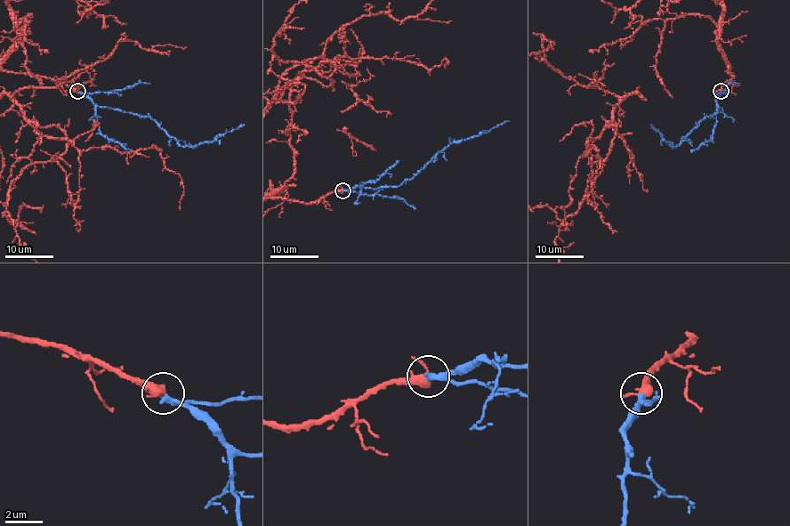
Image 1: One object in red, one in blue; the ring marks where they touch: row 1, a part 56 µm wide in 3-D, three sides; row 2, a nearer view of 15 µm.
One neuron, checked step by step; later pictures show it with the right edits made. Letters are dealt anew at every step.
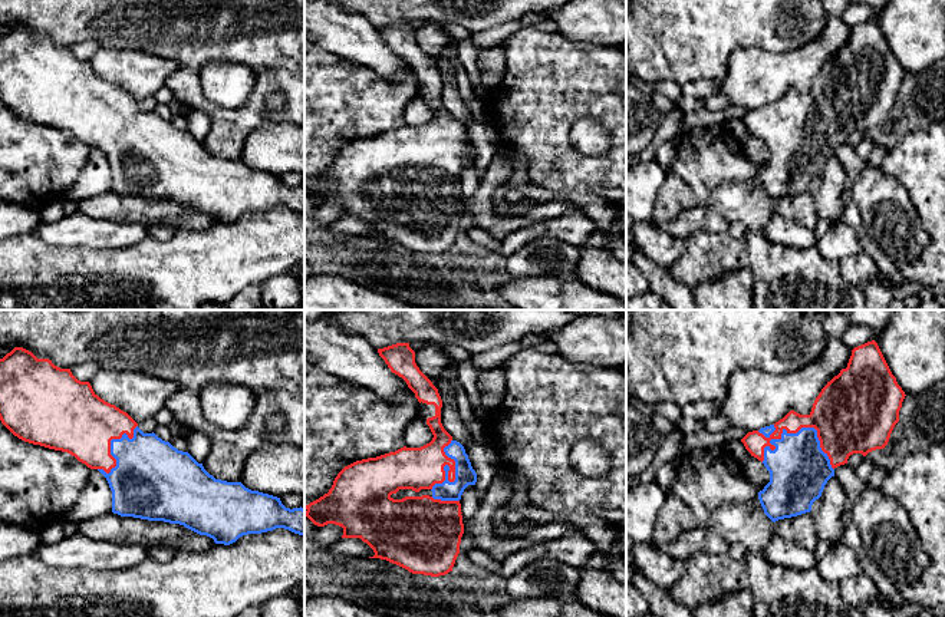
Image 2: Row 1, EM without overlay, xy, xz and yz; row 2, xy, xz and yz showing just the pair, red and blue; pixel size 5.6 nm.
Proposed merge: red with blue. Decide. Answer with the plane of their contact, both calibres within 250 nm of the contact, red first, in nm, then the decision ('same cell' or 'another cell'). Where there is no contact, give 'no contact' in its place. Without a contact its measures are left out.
meets red in yz; 400 nm thick on the red side, 340 nm on the other; same cell

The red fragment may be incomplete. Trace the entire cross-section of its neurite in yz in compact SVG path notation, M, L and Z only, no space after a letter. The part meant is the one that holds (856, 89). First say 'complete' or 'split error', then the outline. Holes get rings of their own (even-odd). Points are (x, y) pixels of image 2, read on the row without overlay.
split error; M872 19L852 29L847 46L827 60L809 93L790 89L774 103L748 110L741 121L770 151L770 161L758 171L764 192L776 201L810 191L834 148L847 142L850 133L866 135L888 123L905 75Z

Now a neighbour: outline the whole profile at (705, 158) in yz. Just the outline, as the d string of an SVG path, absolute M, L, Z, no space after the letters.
M727 126L697 128L676 141L676 155L655 199L652 220L658 224L669 222L685 209L709 204L712 192L721 184L751 181L754 175L755 169L745 156L744 146Z

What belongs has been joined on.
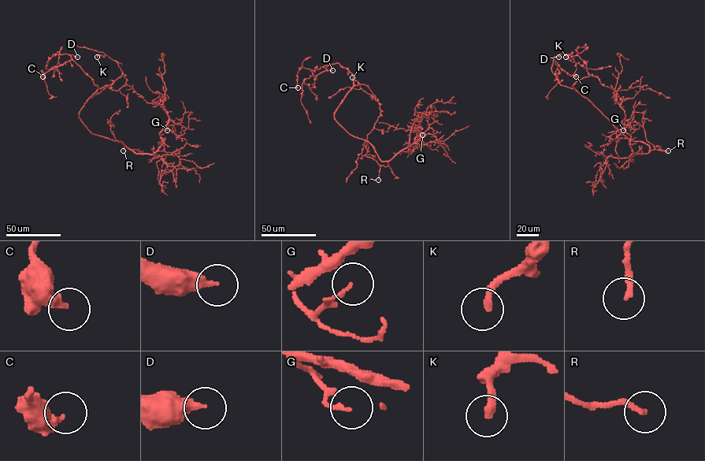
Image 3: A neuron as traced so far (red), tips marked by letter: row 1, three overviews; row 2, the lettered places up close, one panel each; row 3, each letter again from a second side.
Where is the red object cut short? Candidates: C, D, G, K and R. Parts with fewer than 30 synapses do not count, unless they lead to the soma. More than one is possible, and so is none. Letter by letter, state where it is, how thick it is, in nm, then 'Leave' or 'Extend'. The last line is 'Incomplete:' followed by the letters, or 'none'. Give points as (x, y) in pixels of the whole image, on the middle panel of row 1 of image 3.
C: Place: (298, 87). Thickness 380 nm. Leave
D: Place: (332, 70). Thickness 320 nm. Leave
G: Place: (422, 135). Thickness 130 nm. Leave
K: Place: (352, 77). Thickness 280 nm. Extend
R: Place: (378, 180). Thickness 200 nm. Leave
Incomplete: K

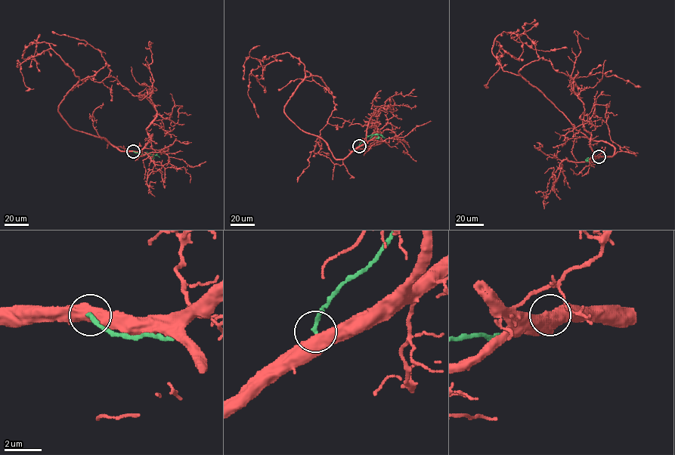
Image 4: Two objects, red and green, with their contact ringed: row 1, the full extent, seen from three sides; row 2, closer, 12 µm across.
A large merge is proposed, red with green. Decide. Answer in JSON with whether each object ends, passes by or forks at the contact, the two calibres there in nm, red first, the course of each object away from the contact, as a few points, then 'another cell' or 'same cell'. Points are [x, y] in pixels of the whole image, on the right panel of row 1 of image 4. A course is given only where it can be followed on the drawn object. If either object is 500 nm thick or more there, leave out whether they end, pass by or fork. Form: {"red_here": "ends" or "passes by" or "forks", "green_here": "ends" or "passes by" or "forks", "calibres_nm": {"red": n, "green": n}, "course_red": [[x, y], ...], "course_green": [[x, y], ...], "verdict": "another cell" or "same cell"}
{"calibres_nm": {"red": 550, "green": 220}, "course_red": [[599, 156], [611, 156], [614, 148], [579, 131], [518, 71], [543, 58], [572, 77], [601, 72], [641, 87]], "course_green": [[599, 156], [585, 160], [589, 163]], "verdict": "another cell"}

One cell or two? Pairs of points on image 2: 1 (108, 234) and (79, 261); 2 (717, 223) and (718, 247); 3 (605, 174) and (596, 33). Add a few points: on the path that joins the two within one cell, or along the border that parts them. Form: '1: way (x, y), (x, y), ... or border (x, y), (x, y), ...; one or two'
1: border (58, 244), (124, 248); two
2: border (727, 230), (723, 233), (694, 231), (685, 240); two
3: border (563, 36), (572, 40), (611, 46); two

